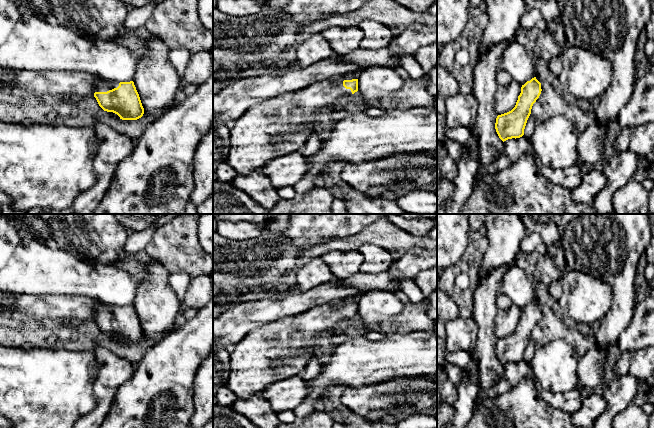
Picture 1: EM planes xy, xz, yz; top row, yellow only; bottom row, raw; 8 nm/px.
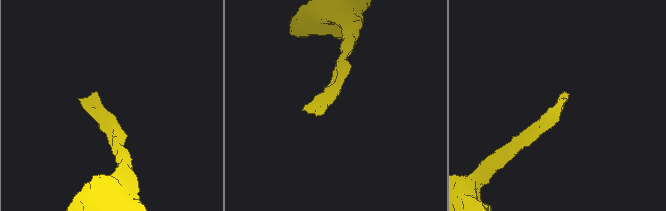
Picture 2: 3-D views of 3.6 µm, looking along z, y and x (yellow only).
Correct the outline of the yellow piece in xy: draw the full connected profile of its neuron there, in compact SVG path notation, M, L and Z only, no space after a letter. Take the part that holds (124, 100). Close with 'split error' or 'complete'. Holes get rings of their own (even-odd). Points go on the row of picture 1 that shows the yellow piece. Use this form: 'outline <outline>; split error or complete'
outline M101 79L94 97L104 111L113 112L122 120L137 120L144 114L133 81L119 83Z; split error

